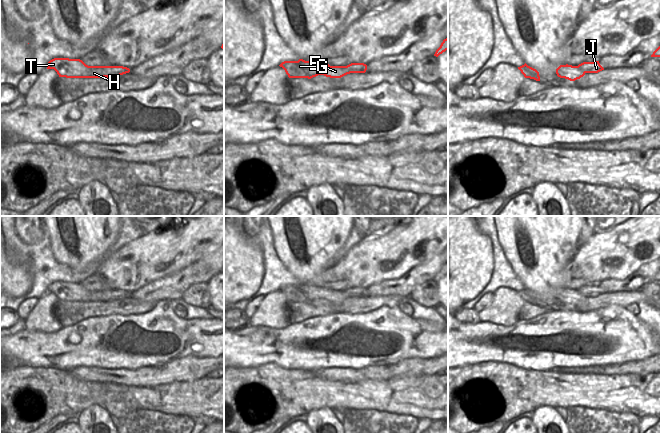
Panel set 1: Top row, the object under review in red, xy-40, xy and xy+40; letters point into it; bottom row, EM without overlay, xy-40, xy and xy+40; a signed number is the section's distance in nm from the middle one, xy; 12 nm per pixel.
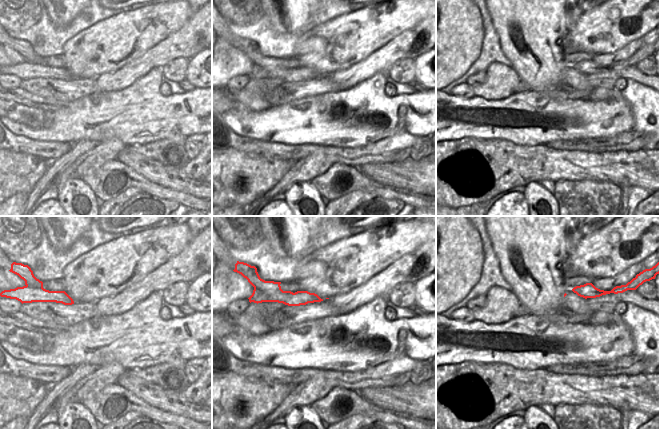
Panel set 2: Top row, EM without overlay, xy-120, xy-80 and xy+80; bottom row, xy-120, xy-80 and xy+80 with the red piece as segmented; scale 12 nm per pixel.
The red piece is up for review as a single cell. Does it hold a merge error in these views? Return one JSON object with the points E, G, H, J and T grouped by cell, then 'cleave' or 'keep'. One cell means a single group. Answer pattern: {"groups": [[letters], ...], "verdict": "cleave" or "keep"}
{"groups": [["E", "G", "H", "J", "T"]], "verdict": "keep"}

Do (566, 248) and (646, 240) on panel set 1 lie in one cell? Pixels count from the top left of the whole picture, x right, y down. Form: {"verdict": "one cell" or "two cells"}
{"verdict": "two cells"}

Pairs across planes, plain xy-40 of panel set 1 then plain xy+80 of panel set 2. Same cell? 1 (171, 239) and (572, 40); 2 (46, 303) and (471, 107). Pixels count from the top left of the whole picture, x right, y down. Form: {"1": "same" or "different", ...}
{"1": "same", "2": "different"}

